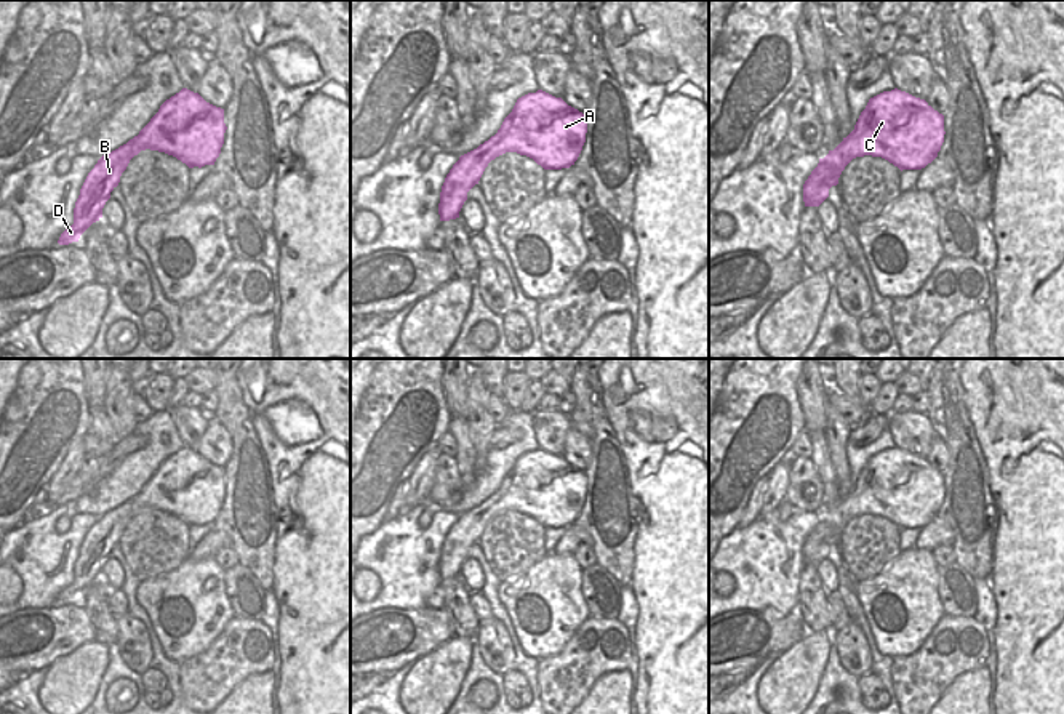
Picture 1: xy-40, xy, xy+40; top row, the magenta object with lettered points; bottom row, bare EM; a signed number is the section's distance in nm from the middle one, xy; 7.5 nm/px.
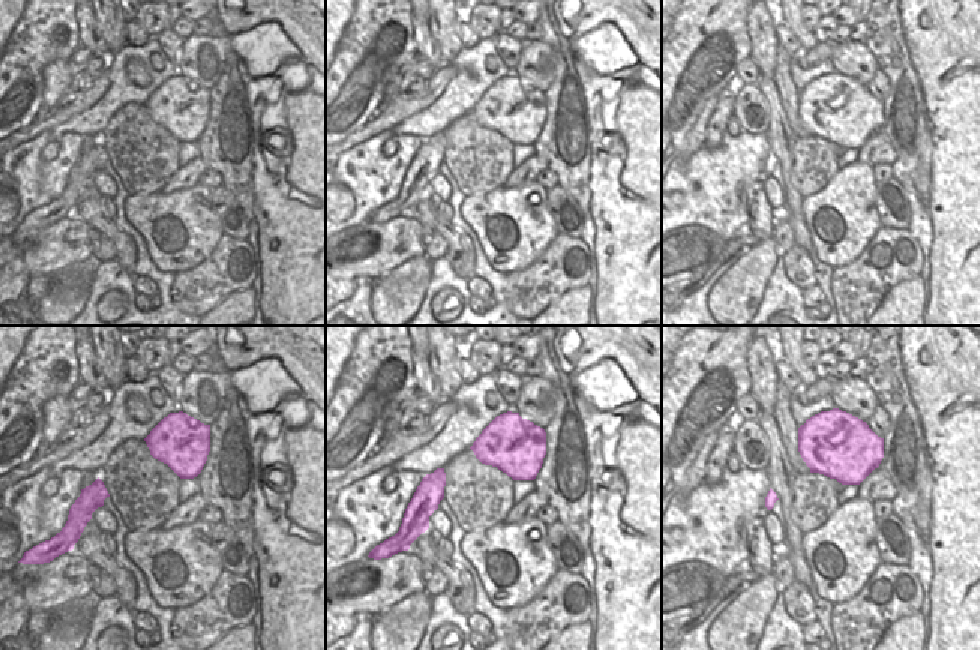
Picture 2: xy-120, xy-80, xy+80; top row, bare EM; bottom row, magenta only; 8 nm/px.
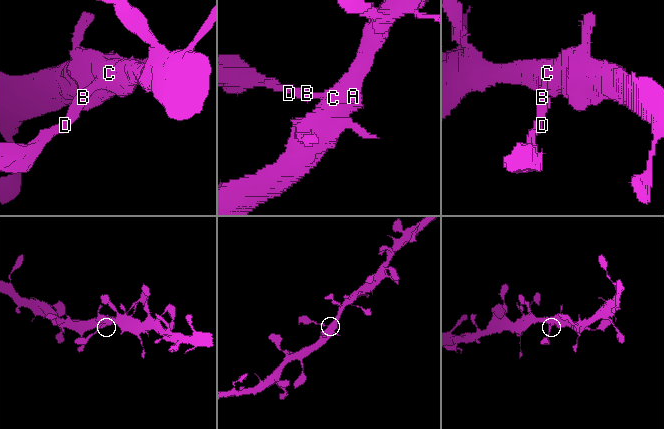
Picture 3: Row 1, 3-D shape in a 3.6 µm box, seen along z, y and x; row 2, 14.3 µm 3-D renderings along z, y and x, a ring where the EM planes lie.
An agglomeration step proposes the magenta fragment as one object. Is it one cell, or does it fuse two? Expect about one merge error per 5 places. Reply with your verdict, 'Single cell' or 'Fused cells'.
Single cell

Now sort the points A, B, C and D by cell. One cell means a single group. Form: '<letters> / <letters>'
A B C D

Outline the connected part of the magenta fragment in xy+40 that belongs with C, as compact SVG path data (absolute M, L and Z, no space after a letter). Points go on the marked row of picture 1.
M898 88L869 99L854 130L811 171L803 184L805 207L819 207L856 157L882 157L902 170L922 170L944 142L944 115L925 99Z

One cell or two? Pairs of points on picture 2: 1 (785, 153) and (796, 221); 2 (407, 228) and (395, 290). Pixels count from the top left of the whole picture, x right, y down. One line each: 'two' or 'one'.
1: one
2: two

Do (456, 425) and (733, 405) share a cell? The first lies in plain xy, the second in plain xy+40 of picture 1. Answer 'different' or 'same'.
different

